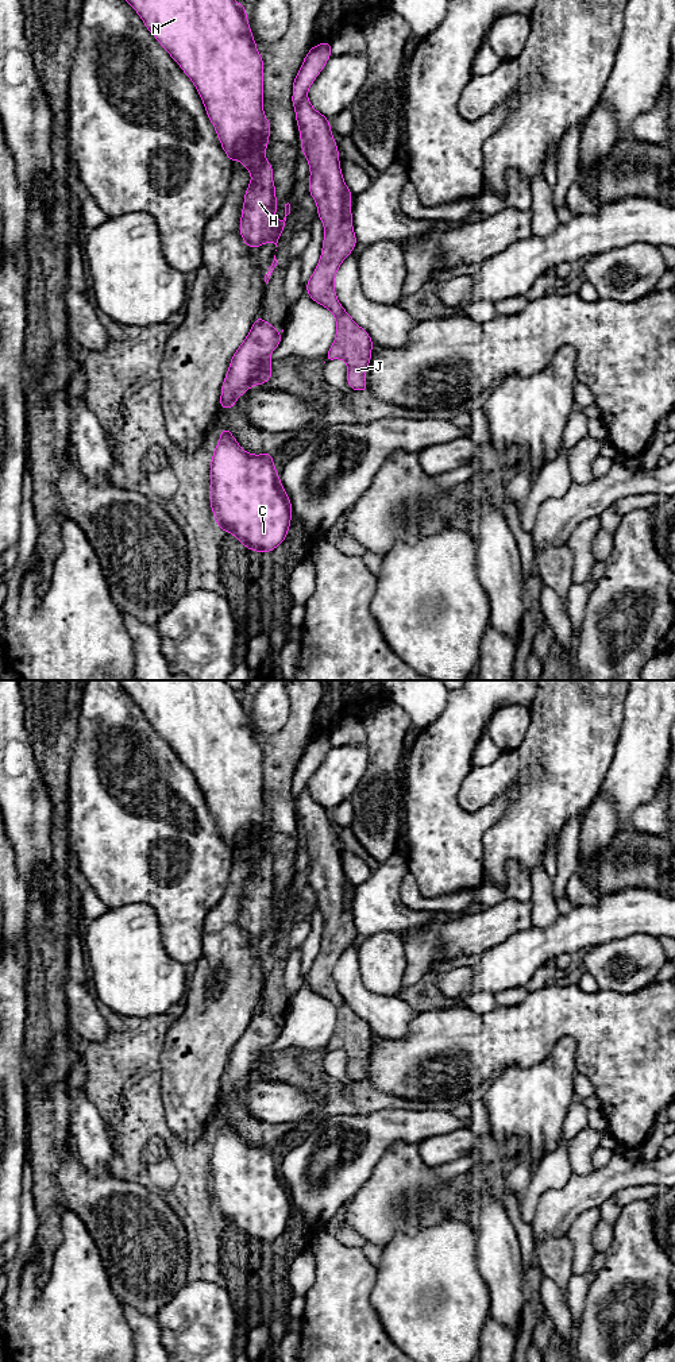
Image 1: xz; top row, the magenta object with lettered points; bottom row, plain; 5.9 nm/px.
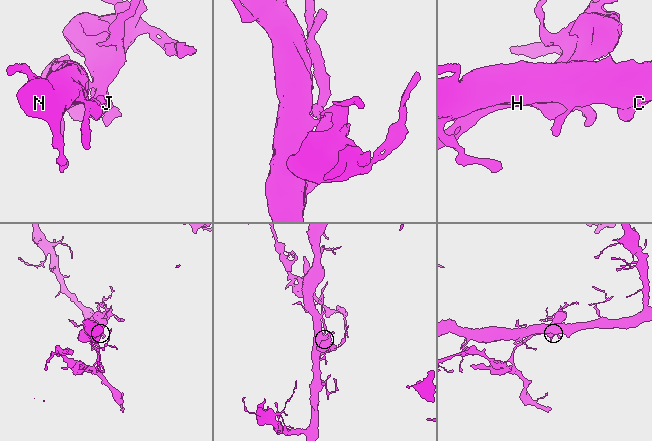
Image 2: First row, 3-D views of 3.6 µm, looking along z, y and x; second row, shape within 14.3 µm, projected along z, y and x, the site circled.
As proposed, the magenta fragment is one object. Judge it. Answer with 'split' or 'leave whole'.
leave whole

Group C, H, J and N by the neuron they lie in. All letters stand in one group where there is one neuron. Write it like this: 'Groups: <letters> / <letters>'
Groups: C H J N

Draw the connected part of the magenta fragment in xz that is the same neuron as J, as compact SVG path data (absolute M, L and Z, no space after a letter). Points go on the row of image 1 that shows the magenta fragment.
M331 40L313 46L293 81L292 103L300 130L301 151L310 169L309 194L317 204L317 215L325 232L320 261L306 283L306 293L329 309L336 319L336 336L325 362L343 359L347 363L348 386L363 391L367 390L366 369L374 343L340 305L333 289L338 269L358 242L352 228L352 192L343 180L329 120L310 105L306 96L331 55Z

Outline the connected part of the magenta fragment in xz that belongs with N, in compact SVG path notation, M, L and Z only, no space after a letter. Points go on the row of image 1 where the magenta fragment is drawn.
M126 0L146 28L176 59L194 84L217 138L231 163L239 159L251 173L244 193L239 232L247 247L278 243L290 213L292 200L284 202L285 217L275 220L273 166L266 161L271 126L263 112L263 59L256 50L246 5L236 0Z

